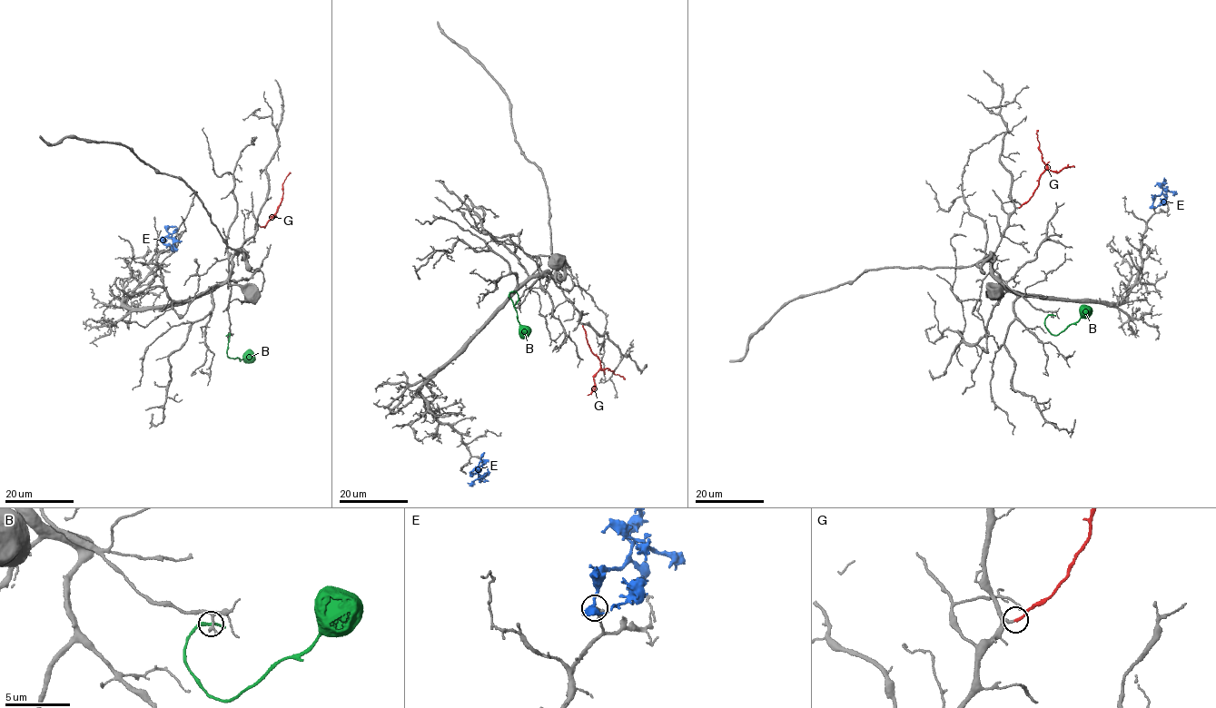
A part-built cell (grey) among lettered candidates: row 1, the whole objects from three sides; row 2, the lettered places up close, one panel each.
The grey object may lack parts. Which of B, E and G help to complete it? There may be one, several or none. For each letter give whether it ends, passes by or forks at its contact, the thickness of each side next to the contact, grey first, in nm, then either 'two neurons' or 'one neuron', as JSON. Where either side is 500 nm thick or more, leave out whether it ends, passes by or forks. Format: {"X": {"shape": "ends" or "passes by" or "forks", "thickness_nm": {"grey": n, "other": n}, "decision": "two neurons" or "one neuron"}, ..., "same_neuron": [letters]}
{"B": {"shape": "ends", "thickness_nm": {"grey": 200, "other": 280}, "decision": "two neurons"}, "E": {"shape": "forks", "thickness_nm": {"grey": 280, "other": 360}, "decision": "two neurons"}, "G": {"shape": "ends", "thickness_nm": {"grey": 200, "other": 180}, "decision": "one neuron"}, "same_neuron": ["G"]}

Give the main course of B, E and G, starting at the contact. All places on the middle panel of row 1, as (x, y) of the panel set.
B: (517, 302), (516, 291), (510, 292), (509, 295), (517, 311), (520, 333), (526, 338)
E: (481, 457), (478, 471), (481, 477), (468, 482)
G: (583, 325), (587, 341), (602, 369), (608, 368), (625, 378)

